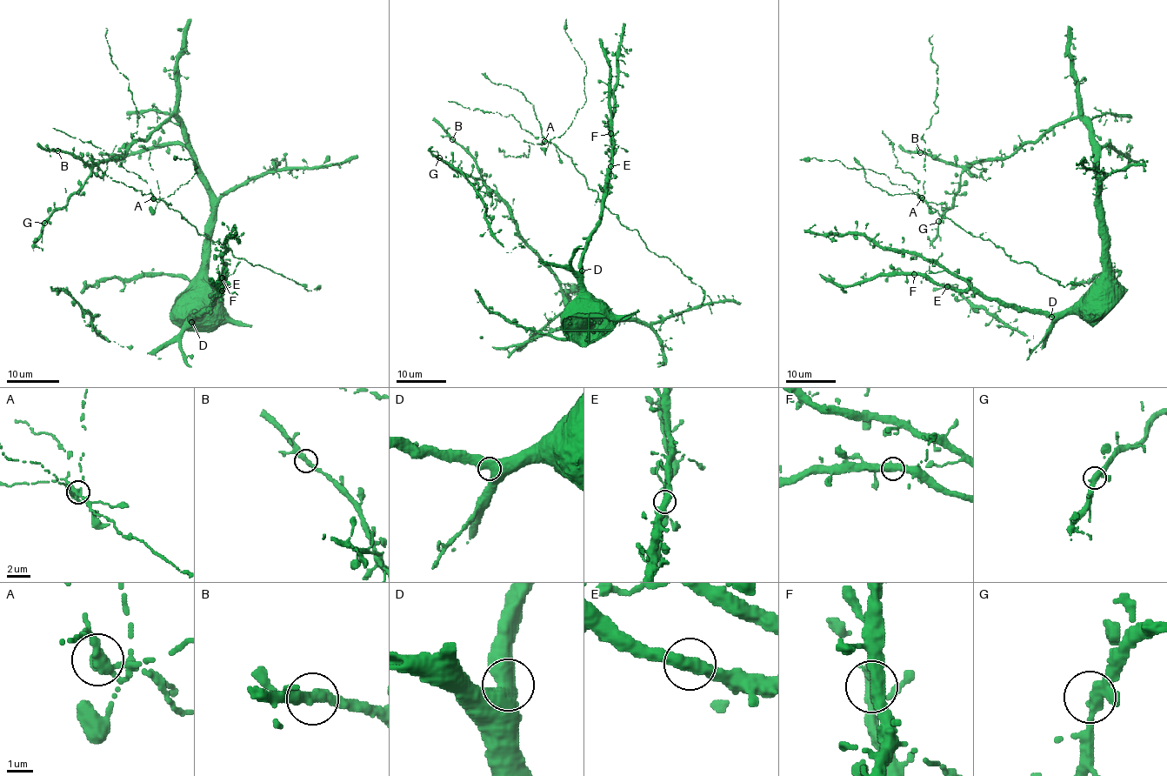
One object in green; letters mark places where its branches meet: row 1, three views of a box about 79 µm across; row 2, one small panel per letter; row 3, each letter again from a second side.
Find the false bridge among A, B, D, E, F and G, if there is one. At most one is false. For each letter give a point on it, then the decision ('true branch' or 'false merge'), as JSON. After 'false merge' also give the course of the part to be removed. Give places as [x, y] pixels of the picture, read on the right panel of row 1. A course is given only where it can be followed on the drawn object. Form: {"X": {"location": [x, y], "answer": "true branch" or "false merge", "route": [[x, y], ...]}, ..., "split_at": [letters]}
{"A": {"location": [922, 197], "answer": "false merge", "route": [[922, 197], [923, 201], [905, 184], [891, 183], [888, 176], [868, 169], [848, 169], [836, 160], [800, 160]]}, "B": {"location": [920, 152], "answer": "true branch"}, "D": {"location": [1051, 317], "answer": "true branch"}, "E": {"location": [947, 286], "answer": "true branch"}, "F": {"location": [914, 274], "answer": "true branch"}, "G": {"location": [938, 221], "answer": "true branch"}, "split_at": ["A"]}

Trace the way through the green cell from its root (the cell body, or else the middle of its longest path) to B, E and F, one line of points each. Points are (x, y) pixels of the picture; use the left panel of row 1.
B: (185, 309), (206, 276), (211, 213), (186, 128), (173, 115), (120, 157), (92, 163), (57, 150)
E: (185, 309), (191, 317), (201, 314), (222, 290)
F: (185, 309), (191, 317), (201, 314), (223, 288), (224, 280), (222, 277)

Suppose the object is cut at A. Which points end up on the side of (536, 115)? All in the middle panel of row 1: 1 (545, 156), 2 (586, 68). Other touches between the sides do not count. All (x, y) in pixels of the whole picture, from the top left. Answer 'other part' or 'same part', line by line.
1: other part
2: other part

